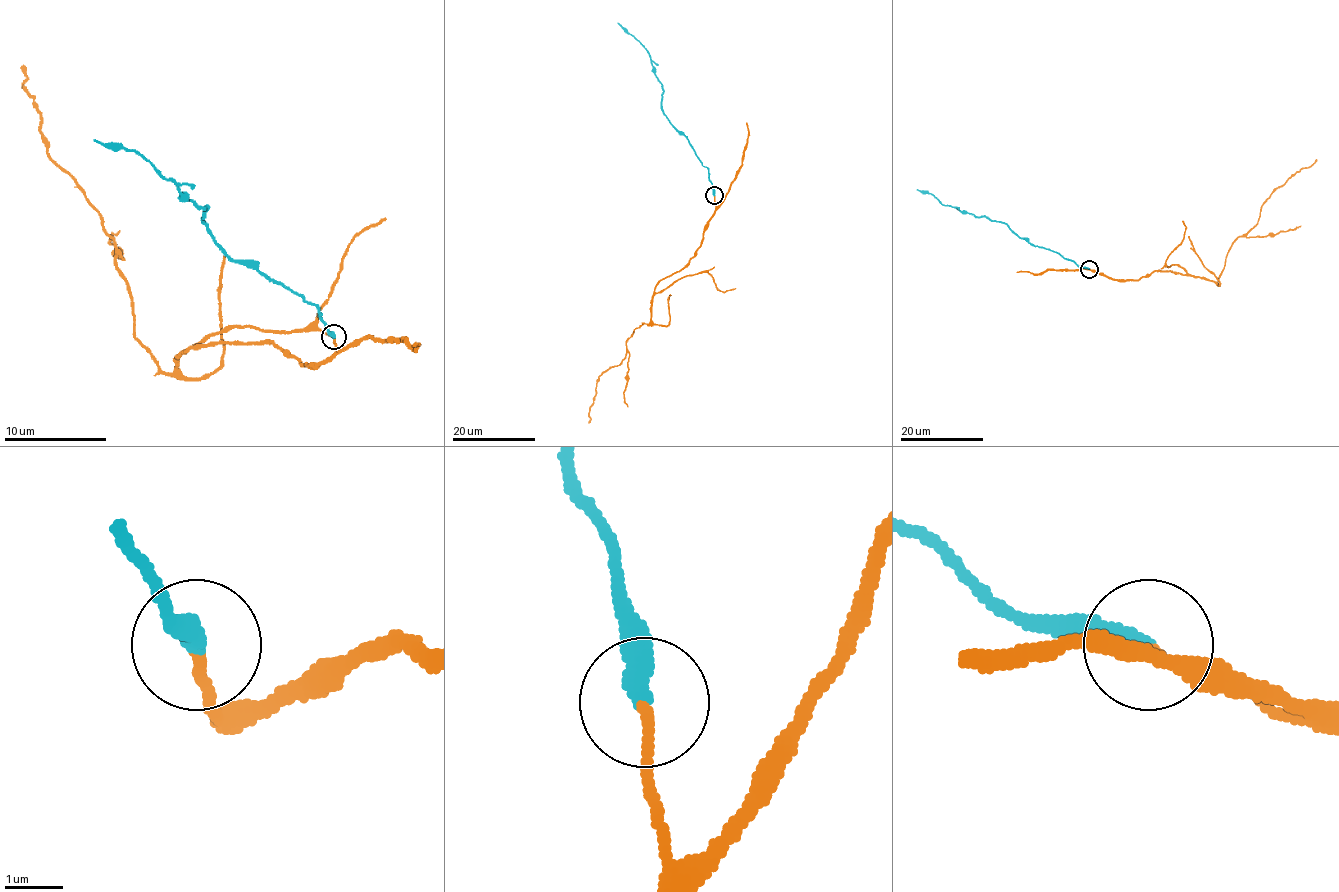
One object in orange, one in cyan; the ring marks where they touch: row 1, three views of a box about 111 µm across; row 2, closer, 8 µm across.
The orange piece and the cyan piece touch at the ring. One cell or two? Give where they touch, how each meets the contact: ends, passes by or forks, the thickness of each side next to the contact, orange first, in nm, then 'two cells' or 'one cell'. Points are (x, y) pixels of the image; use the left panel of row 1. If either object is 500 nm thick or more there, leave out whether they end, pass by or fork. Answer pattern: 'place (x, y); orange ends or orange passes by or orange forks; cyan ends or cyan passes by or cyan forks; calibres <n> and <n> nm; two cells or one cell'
place (333, 337); orange ends; cyan ends; calibres 160 and 360 nm; one cell

